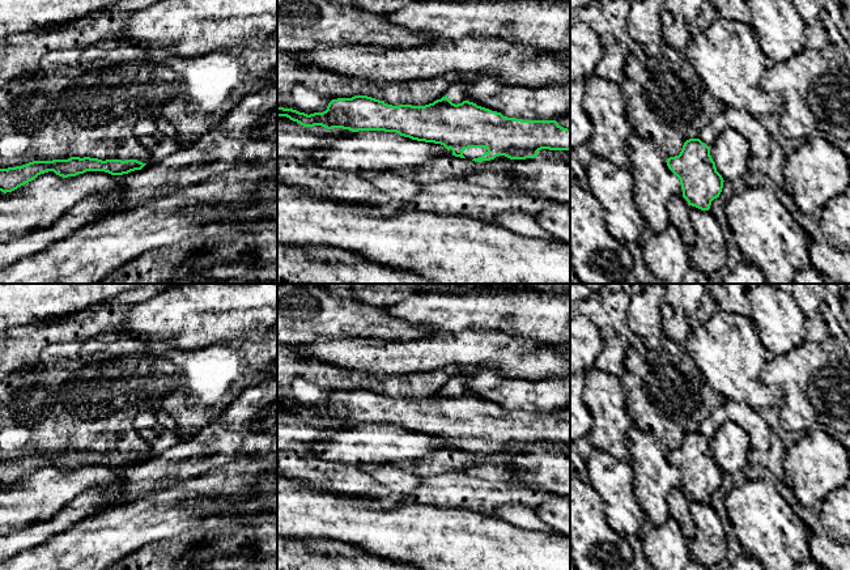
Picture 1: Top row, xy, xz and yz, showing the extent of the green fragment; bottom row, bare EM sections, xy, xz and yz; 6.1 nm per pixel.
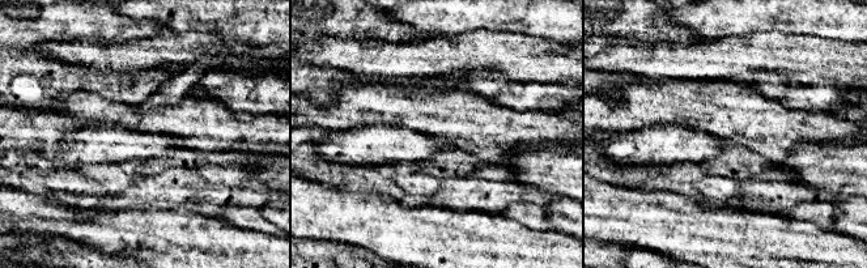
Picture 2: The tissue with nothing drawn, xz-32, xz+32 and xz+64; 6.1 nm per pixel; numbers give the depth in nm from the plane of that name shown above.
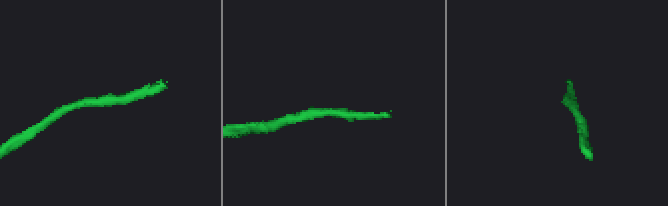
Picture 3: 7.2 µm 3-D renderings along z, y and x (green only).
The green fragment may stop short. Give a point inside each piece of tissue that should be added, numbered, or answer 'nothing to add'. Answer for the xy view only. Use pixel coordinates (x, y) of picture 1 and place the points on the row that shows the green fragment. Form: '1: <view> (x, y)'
nothing to add

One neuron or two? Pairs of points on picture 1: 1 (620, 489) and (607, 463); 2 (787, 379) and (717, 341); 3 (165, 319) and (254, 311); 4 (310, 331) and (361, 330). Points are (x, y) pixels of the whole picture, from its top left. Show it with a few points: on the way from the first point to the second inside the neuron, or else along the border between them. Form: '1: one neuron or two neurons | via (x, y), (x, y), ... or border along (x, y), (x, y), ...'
1: one neuron | via (613, 483), (608, 476), (608, 469)
2: two neurons | border along (772, 356), (761, 371)
3: one neuron | via (187, 317), (232, 311)
4: one neuron | via (323, 328), (348, 328)

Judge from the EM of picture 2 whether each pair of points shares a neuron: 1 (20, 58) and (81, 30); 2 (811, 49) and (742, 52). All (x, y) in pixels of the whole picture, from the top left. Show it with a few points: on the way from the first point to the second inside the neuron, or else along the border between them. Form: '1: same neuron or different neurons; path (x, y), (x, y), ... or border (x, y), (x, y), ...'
1: different neurons; border (13, 47), (26, 50)
2: same neuron; path (794, 52), (759, 52)

